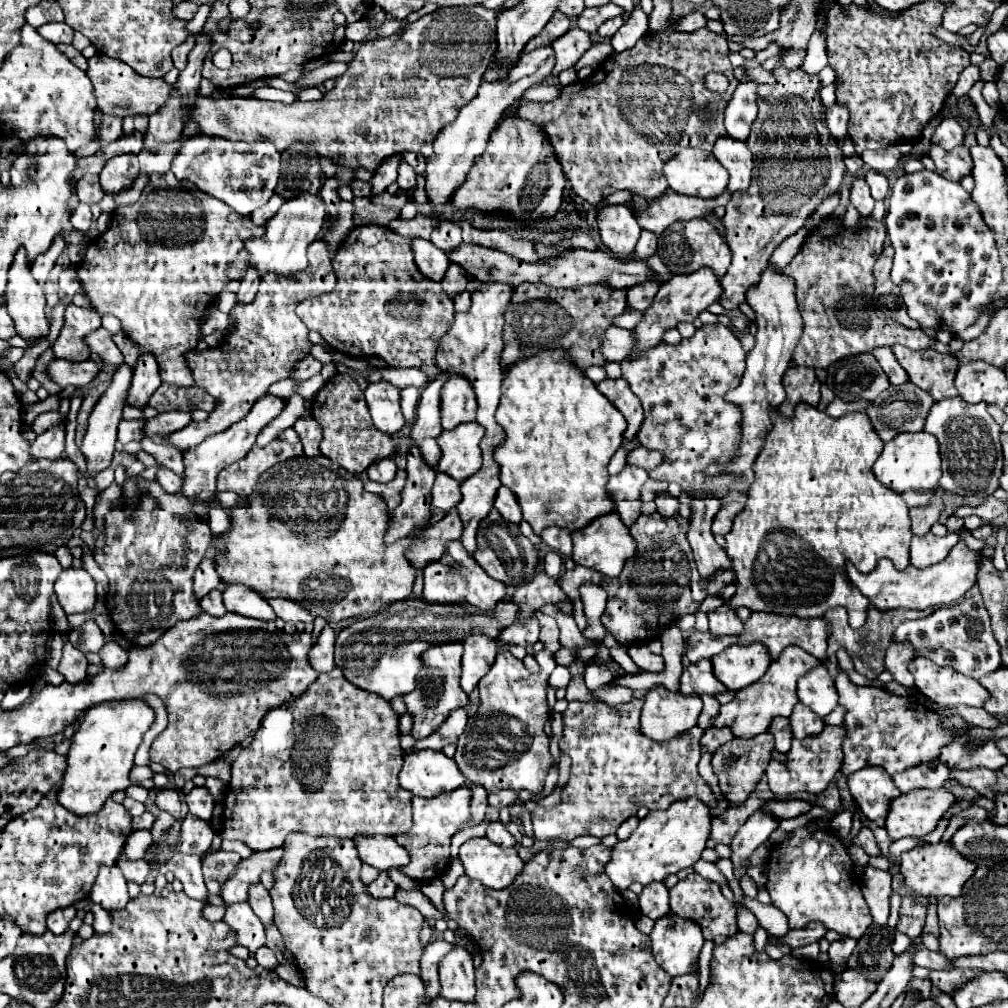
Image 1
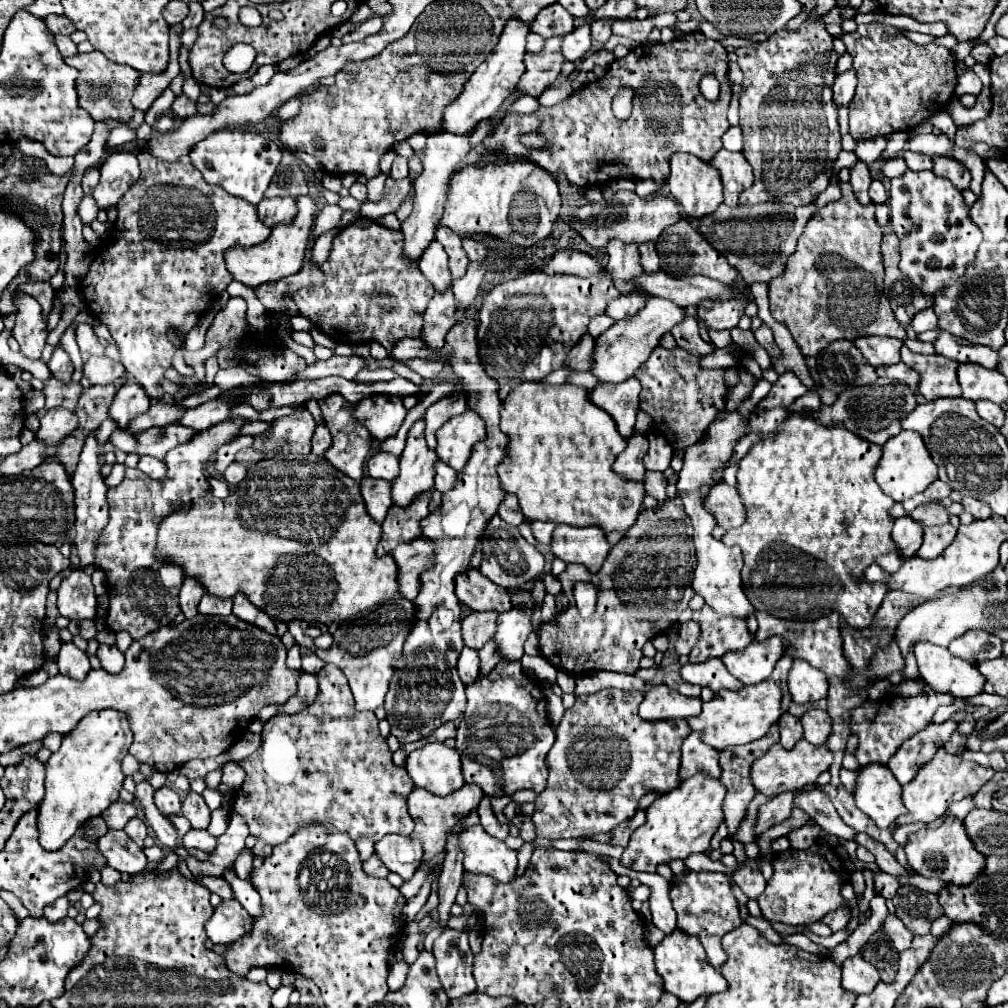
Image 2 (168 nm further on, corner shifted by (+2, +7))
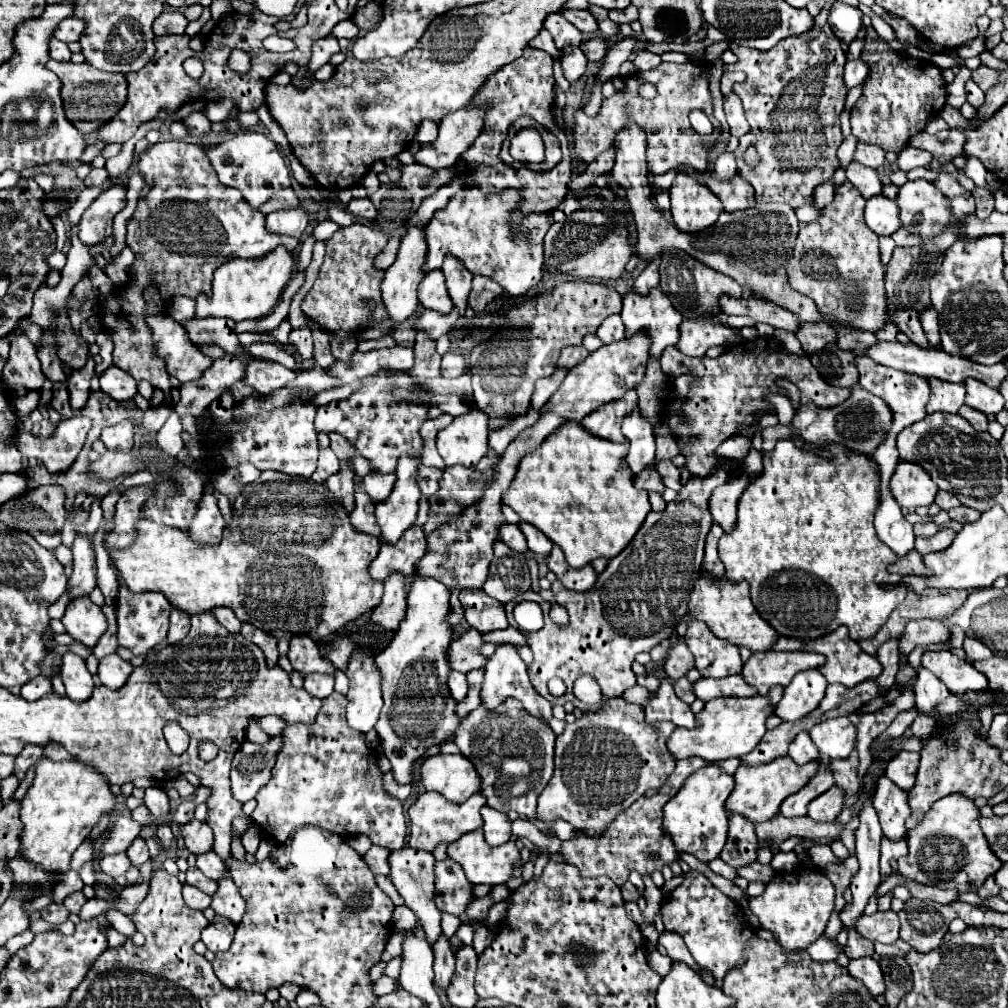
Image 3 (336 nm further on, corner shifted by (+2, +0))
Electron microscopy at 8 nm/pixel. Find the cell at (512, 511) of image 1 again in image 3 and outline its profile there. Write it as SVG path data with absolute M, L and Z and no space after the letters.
M505 524L501 526L501 540L513 550L513 552L527 552L527 544L525 544L525 536L523 532L515 526L515 524Z

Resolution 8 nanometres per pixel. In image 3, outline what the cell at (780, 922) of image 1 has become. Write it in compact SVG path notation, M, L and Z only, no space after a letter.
M821 936L821 940L813 942L807 948L809 956L817 962L829 962L829 960L837 960L837 954L841 952L841 946L837 946L833 940L829 940L827 936Z

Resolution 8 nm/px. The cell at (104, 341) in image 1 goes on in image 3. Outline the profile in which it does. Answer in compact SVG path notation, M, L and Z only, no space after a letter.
M93 358L87 360L87 364L71 374L67 378L67 390L69 390L69 402L71 402L71 408L73 410L81 410L89 398L89 384L91 384L91 378L95 376L95 362Z

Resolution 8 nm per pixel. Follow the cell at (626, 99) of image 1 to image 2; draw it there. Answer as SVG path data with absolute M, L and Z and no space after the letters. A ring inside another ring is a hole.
M695 31L685 35L685 41L679 43L679 39L673 39L671 43L643 43L635 49L631 49L623 59L615 59L609 67L605 77L587 83L581 87L577 93L567 97L565 101L553 105L553 107L543 107L531 115L521 115L521 113L509 113L505 119L495 127L493 137L483 141L483 155L495 153L497 149L503 149L507 155L515 157L529 157L543 169L547 169L553 175L563 173L567 181L575 187L597 187L603 185L611 179L631 179L631 181L641 181L641 179L653 179L657 185L665 185L669 177L669 157L677 151L693 153L703 161L711 161L711 157L721 149L721 137L729 129L727 121L727 105L731 99L731 83L729 83L729 59L727 59L727 49L719 41L707 39L703 33ZM705 73L715 73L715 77L723 85L723 95L717 97L715 101L707 101L701 91L699 91L699 81ZM621 87L631 87L635 91L633 97L633 113L627 121L621 121L613 115L611 111L611 101L617 95ZM527 133L537 133L543 139L551 141L549 149L527 149L521 145L519 137Z

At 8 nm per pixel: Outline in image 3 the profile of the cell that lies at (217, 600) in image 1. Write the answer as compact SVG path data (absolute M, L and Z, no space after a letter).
M213 608L211 612L213 612L213 616L215 616L229 632L233 632L233 634L241 632L241 622L237 620L237 616L235 616L229 608Z

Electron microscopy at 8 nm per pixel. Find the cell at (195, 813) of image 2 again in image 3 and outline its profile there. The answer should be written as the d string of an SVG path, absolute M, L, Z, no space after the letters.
M199 820L187 822L181 830L181 836L183 836L187 850L195 856L201 852L213 850L213 832L209 830L209 826L205 822L199 822Z

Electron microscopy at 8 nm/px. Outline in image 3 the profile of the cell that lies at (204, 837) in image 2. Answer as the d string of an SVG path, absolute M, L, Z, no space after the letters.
M211 850L211 852L205 852L205 854L199 854L197 856L197 868L211 880L219 882L227 876L227 868L223 864L223 860Z

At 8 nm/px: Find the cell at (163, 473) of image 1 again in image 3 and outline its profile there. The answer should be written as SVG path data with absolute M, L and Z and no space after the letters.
M135 472L131 476L125 476L121 480L121 486L123 488L131 488L131 486L143 486L143 484L149 484L151 482L151 474L147 472Z

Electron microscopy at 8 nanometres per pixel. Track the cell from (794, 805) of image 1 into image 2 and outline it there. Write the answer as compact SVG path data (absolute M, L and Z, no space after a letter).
M815 787L811 791L795 793L793 803L795 803L795 807L803 809L815 823L819 823L823 827L823 831L827 831L827 833L831 833L831 835L835 835L839 839L855 841L857 831L843 823L843 819L839 817L837 809L831 803L831 799L821 789Z

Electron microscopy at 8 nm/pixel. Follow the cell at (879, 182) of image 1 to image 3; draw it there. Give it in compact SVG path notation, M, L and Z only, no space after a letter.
M873 196L865 206L865 222L877 236L891 236L901 228L897 202L885 196Z

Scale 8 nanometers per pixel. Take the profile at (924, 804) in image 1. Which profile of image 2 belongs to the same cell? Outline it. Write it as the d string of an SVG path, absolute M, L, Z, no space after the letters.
M943 749L927 763L919 769L917 777L907 783L903 787L903 805L907 807L907 813L897 817L895 825L901 827L905 823L931 823L937 817L941 817L945 813L945 809L953 803L953 801L961 801L963 797L971 797L975 795L991 777L995 775L993 769L981 767L979 763L973 761L963 761L961 757L949 755Z

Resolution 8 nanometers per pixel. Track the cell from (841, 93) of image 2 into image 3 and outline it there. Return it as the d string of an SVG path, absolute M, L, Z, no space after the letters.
M851 60L845 64L845 82L849 84L847 88L855 88L857 84L861 84L869 74L869 68L863 60Z

